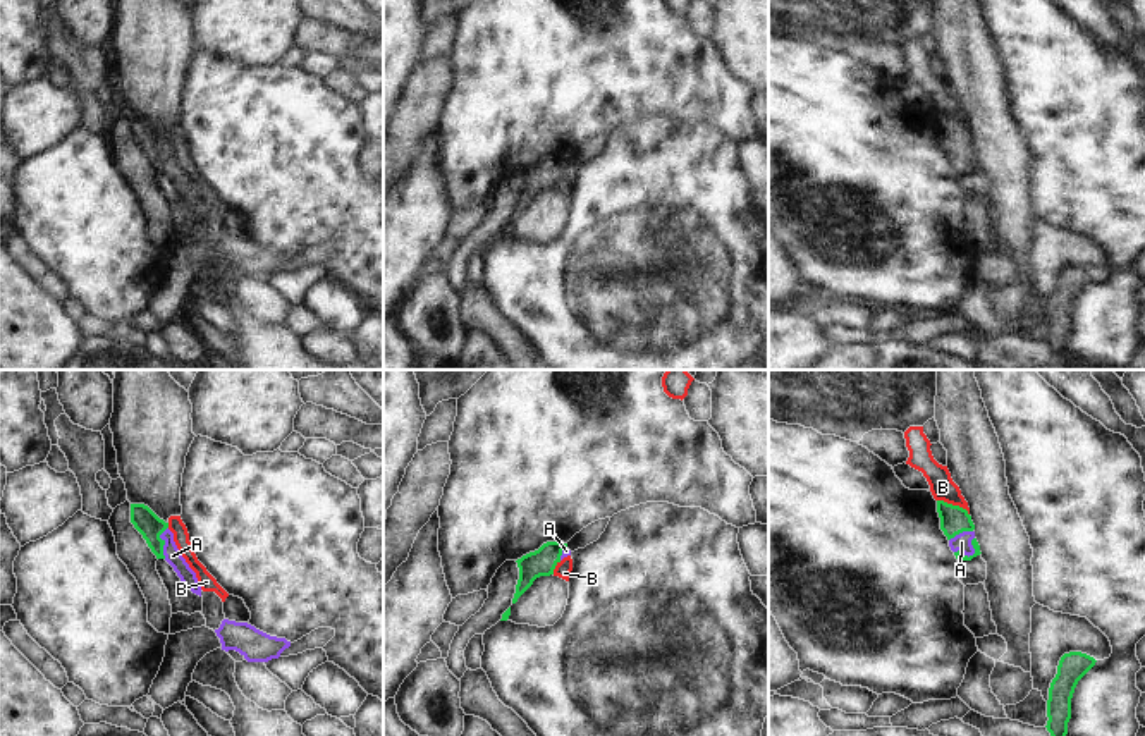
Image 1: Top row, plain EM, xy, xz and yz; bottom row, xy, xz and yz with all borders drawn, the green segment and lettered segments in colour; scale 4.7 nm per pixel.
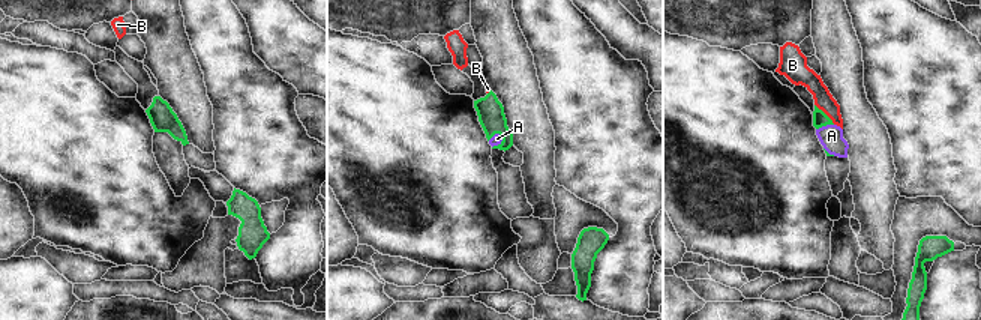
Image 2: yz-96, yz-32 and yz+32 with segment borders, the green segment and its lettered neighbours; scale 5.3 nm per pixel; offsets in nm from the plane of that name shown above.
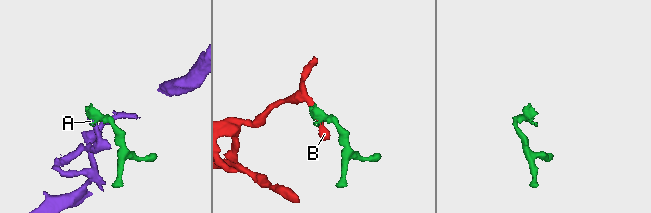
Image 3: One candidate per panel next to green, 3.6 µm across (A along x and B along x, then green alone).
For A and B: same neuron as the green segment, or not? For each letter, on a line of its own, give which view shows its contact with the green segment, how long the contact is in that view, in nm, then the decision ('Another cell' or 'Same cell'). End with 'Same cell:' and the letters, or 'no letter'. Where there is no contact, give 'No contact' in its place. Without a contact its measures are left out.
A: Touches green in yz. Shared border 120 nm. Same cell
B: Touches green in yz. Shared border 170 nm. Another cell
Same cell: A.

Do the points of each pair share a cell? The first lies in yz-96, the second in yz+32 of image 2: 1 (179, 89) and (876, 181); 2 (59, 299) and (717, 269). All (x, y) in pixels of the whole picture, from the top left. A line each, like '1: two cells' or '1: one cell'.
1: one cell
2: two cells

